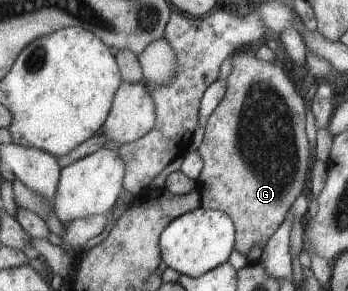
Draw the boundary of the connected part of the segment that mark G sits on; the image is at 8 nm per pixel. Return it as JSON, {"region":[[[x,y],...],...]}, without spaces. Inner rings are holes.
{"region":[[[239,51],[238,54],[232,55],[231,59],[232,70],[226,79],[227,90],[205,125],[203,142],[198,149],[199,155],[204,161],[204,169],[197,181],[197,188],[201,191],[201,205],[204,208],[219,209],[229,214],[231,219],[234,220],[234,226],[237,228],[237,245],[234,249],[247,256],[254,245],[261,244],[264,247],[269,237],[285,221],[295,199],[304,192],[305,177],[307,177],[307,169],[309,169],[309,141],[307,141],[307,133],[305,133],[305,115],[307,115],[305,111],[307,111],[307,107],[305,107],[303,99],[297,95],[294,81],[287,77],[287,73],[279,65],[275,65],[275,62],[259,61],[255,55],[249,55],[247,51]]]}

